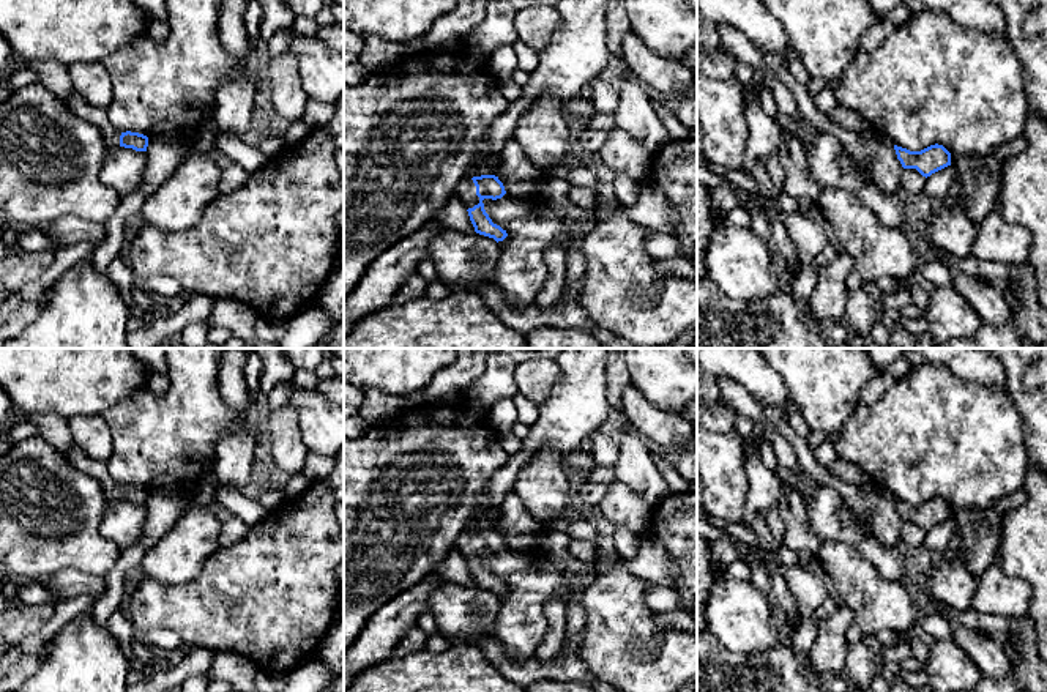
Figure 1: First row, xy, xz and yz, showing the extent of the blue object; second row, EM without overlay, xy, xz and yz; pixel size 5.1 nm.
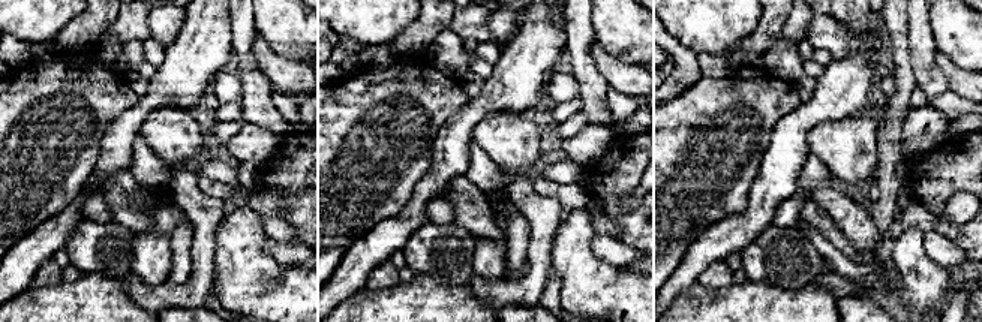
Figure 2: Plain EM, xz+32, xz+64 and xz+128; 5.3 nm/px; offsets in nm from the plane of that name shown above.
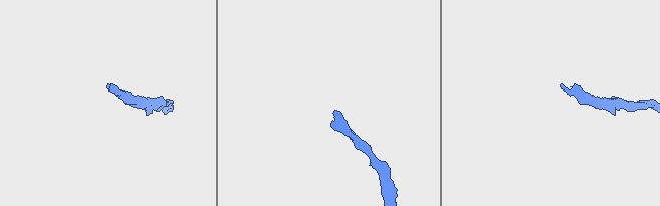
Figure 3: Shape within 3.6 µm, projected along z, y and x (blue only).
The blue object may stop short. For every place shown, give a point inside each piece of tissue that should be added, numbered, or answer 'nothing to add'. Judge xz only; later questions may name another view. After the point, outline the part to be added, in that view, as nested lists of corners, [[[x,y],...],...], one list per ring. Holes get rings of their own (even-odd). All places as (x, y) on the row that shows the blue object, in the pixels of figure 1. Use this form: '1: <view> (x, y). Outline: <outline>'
1: xz (465, 189). Outline: [[[465,173],[454,189],[454,195],[465,205],[465,208],[473,208],[479,203],[476,195],[476,186],[471,180],[471,175]]]

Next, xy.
1: xy (98, 117). Outline: [[[76,91],[71,93],[71,96],[66,99],[66,104],[77,117],[99,129],[107,148],[120,147],[121,132],[112,126],[107,109],[88,104]]]

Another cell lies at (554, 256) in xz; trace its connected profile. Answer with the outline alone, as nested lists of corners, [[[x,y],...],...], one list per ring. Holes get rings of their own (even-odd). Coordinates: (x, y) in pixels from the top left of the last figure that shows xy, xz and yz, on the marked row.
[[[550,244],[542,252],[542,260],[547,266],[547,279],[536,295],[535,303],[539,307],[549,309],[560,303],[561,295],[564,293],[564,260],[566,251],[557,244]]]

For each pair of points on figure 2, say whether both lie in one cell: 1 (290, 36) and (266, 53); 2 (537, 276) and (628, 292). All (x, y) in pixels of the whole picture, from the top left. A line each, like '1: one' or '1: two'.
1: two
2: two

